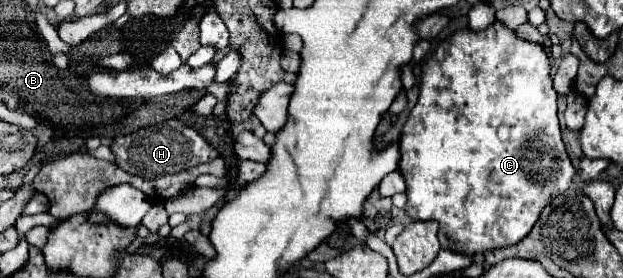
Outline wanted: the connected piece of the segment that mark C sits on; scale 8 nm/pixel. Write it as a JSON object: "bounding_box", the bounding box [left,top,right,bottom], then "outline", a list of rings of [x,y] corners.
{"bounding_box":[398,21,576,255],"outline":[[[498,21],[492,23],[484,31],[462,29],[462,31],[454,33],[452,37],[448,37],[446,41],[442,41],[438,45],[436,53],[422,67],[420,97],[418,97],[418,103],[412,109],[408,121],[404,123],[404,129],[400,135],[400,163],[398,163],[398,167],[400,167],[400,173],[404,175],[406,187],[408,187],[406,189],[408,203],[406,203],[404,211],[412,219],[420,217],[420,219],[438,221],[440,223],[440,243],[442,243],[442,247],[446,247],[450,251],[476,255],[482,251],[508,247],[508,245],[522,241],[528,235],[528,231],[534,227],[538,215],[550,203],[550,199],[554,199],[556,195],[566,191],[572,185],[574,175],[576,175],[576,169],[572,167],[570,157],[568,157],[564,143],[562,143],[558,115],[556,115],[556,97],[558,95],[552,89],[552,77],[550,77],[550,57],[544,53],[544,47],[538,43],[528,43],[528,41],[518,39],[512,29],[504,27]]]}

